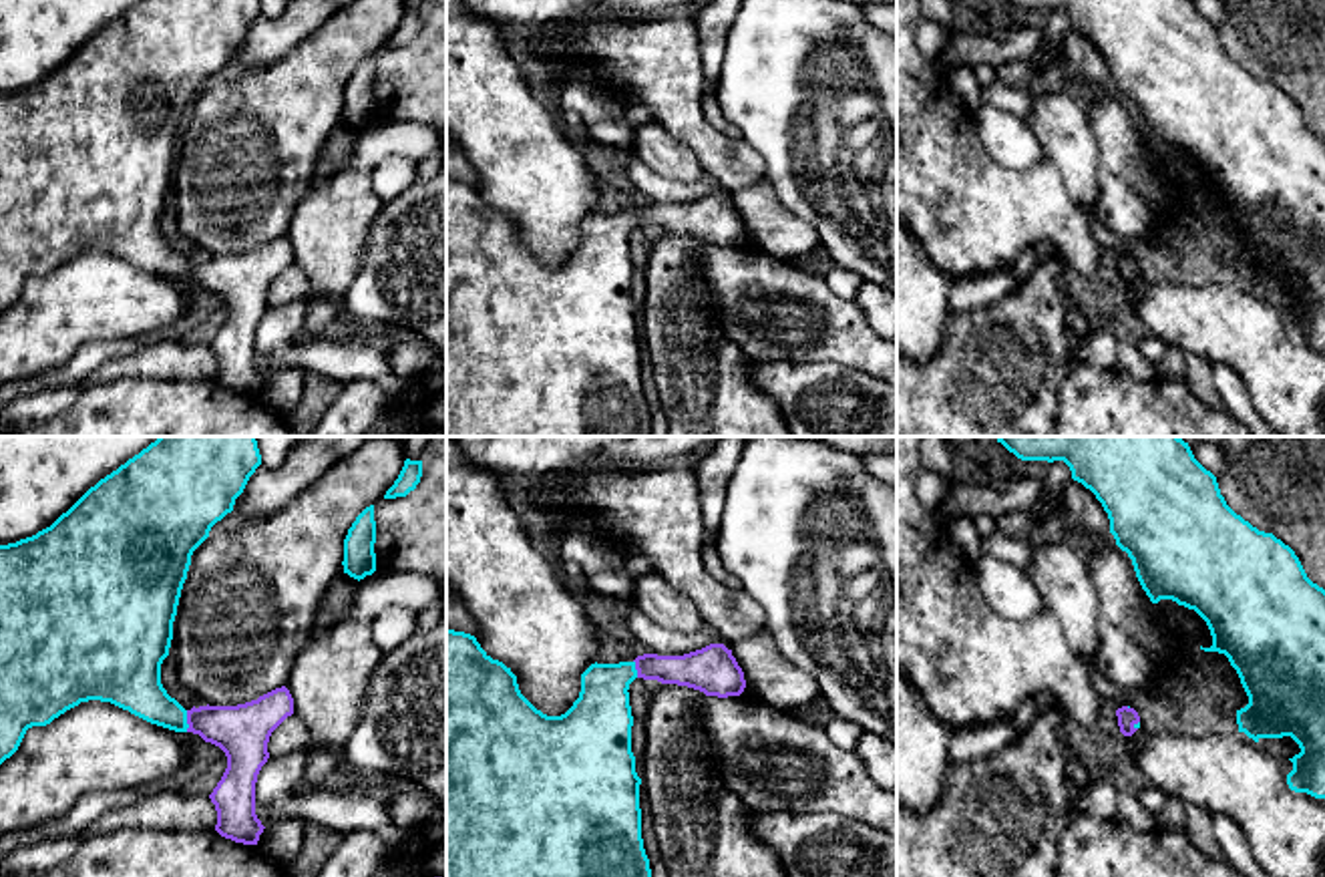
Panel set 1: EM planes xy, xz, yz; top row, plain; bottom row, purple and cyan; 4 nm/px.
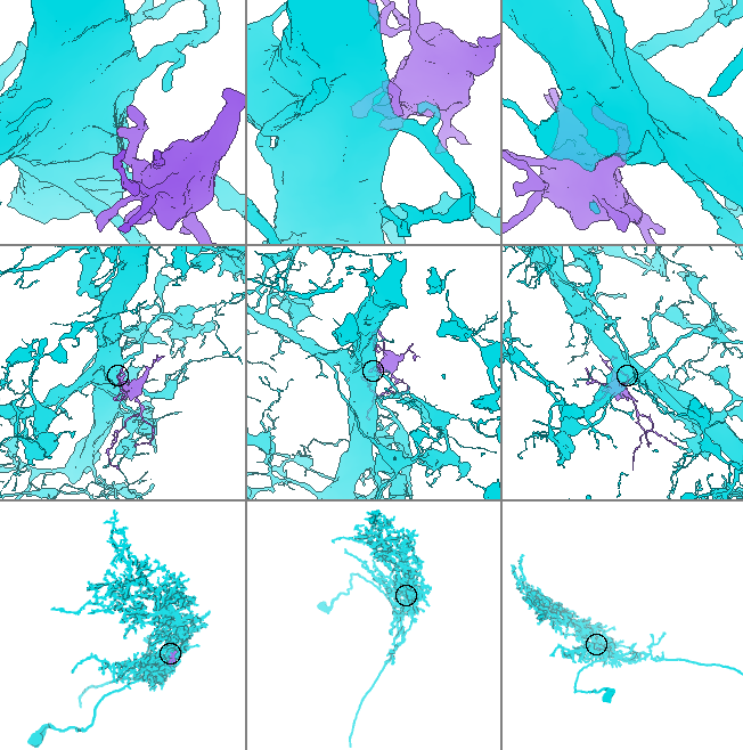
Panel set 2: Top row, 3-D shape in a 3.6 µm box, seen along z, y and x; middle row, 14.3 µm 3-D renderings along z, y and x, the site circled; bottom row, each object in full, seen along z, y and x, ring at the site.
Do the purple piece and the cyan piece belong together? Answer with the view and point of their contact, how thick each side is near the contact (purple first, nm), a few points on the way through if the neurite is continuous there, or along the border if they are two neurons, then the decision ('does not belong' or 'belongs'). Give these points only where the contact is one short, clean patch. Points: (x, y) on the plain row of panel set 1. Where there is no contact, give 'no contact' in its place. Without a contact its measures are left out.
xy (187, 270) | 220/200 nm | across xy (242, 282), (208, 270), (187, 270), (155, 256), (135, 236) | belongs

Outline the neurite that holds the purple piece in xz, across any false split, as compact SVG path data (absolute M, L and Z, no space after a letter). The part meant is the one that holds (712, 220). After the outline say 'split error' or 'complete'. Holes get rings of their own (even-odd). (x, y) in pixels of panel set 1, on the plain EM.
M446 177L446 436L651 436L641 388L641 328L631 302L627 239L635 227L718 247L740 245L746 237L732 199L710 193L684 205L643 203L633 211L595 211L581 223L573 255L561 266L547 266L521 243L511 217L493 209L475 185Z; split error

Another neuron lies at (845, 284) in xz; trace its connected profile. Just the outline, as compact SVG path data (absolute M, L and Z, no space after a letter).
M834 266L826 274L824 282L834 296L838 296L842 300L857 300L859 290L865 280L850 270L842 270L842 268Z

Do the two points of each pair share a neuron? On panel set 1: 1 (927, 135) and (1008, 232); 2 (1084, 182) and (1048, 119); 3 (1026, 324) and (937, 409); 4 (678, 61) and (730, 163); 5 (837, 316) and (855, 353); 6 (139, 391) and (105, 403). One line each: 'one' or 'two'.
1: one
2: one
3: one
4: one
5: one
6: one

